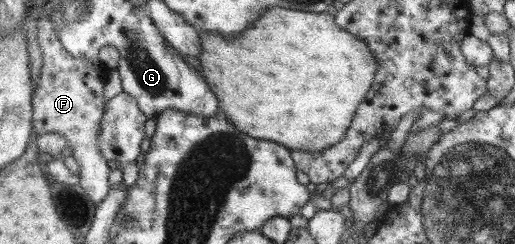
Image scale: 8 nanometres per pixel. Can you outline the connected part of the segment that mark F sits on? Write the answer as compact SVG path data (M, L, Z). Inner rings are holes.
M43 17L37 20L38 45L42 50L42 70L40 80L33 91L32 104L32 130L37 136L47 133L57 133L71 146L71 158L79 165L78 185L85 191L90 201L98 205L106 198L107 188L107 161L99 153L96 140L98 138L99 123L103 114L103 80L92 64L87 64L78 57L72 57L66 51L53 22Z

